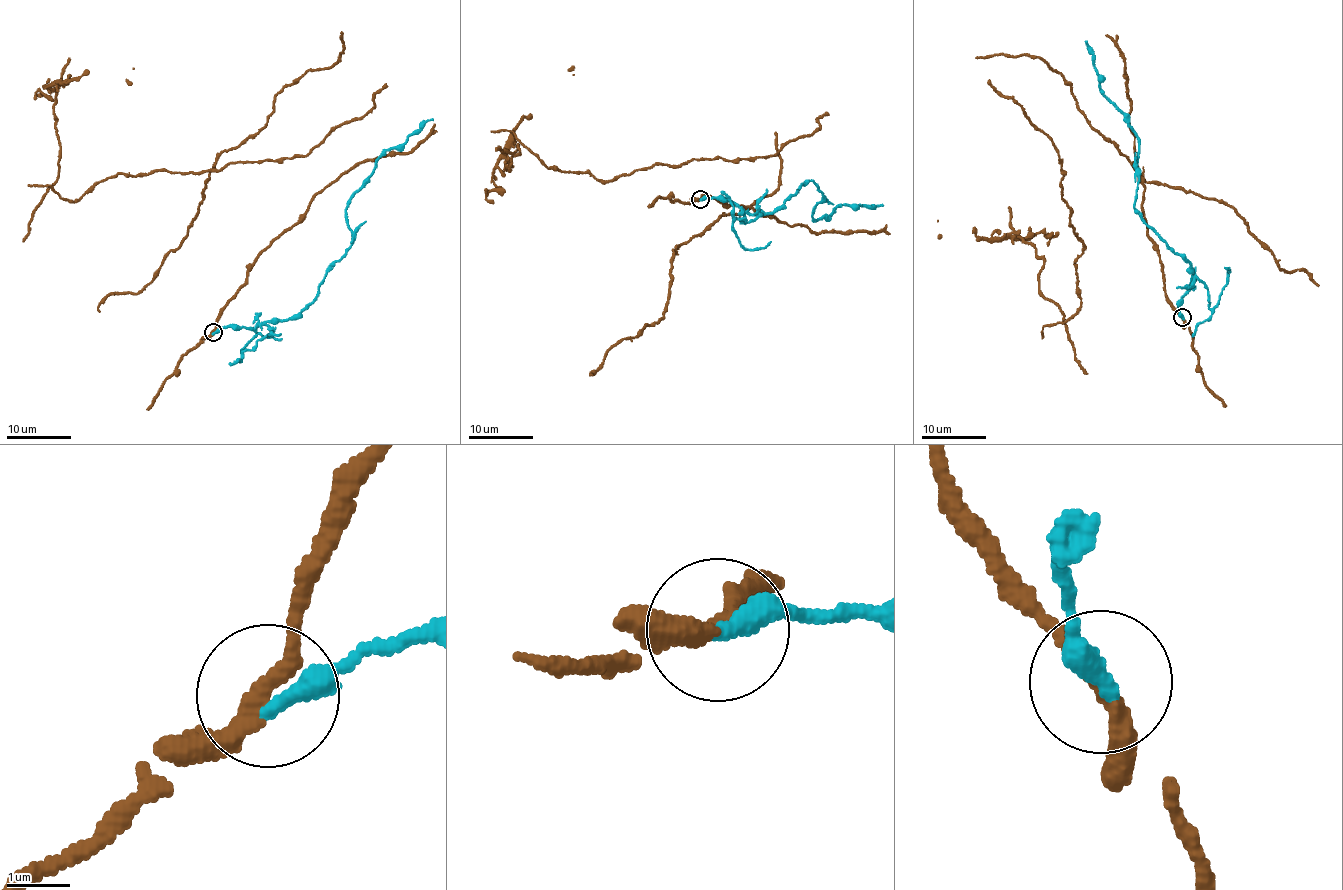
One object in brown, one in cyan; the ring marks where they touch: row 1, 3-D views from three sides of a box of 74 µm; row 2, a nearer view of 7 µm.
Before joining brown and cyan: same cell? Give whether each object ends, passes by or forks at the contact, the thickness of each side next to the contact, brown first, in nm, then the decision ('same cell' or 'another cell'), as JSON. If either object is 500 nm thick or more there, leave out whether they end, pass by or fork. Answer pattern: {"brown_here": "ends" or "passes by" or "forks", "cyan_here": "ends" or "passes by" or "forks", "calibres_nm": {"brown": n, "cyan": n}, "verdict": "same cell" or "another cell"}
{"brown_here": "passes by", "cyan_here": "ends", "calibres_nm": {"brown": 280, "cyan": 340}, "verdict": "another cell"}

